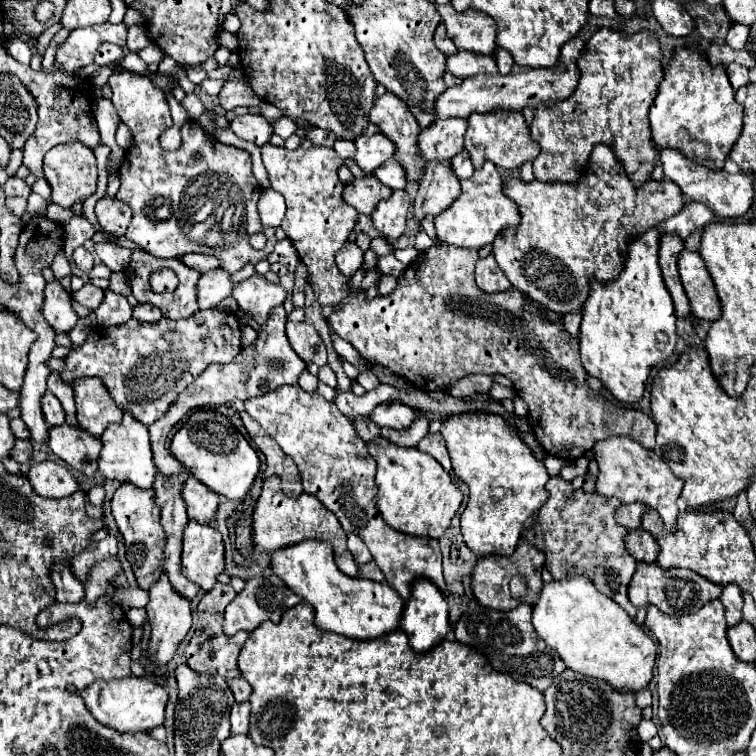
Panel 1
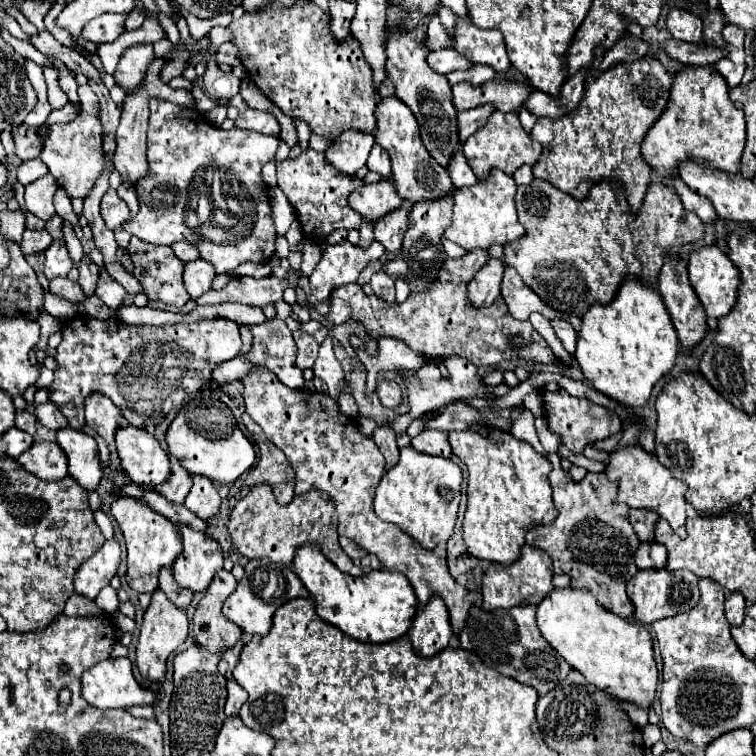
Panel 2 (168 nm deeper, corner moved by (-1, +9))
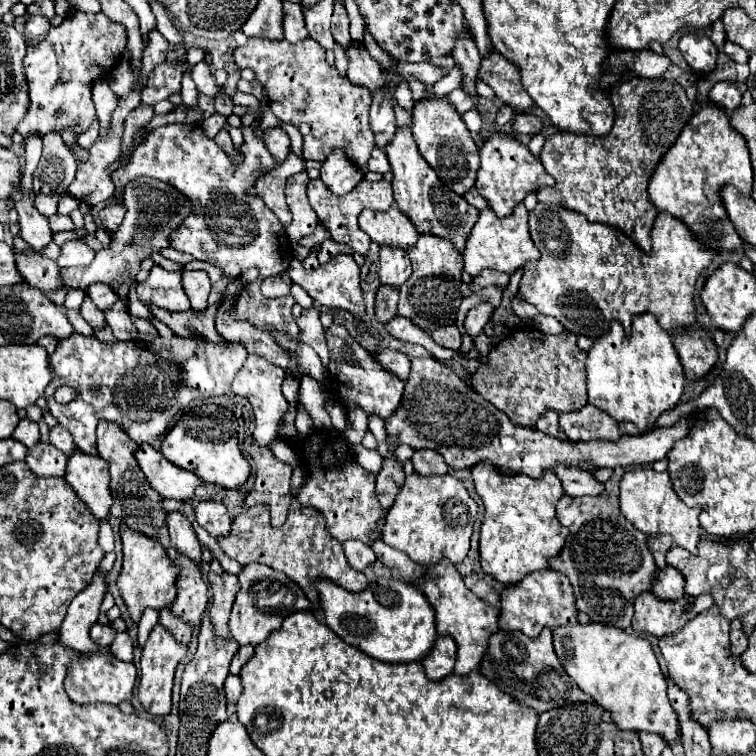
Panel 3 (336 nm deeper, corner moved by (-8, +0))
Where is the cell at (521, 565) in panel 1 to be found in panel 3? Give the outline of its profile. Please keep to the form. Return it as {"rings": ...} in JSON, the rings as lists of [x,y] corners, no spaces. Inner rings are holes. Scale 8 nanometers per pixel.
{"rings":[[[548,568],[548,572],[534,572],[532,576],[526,576],[522,584],[508,586],[502,592],[502,612],[500,612],[500,628],[508,632],[522,632],[528,638],[538,638],[542,628],[558,628],[564,624],[576,624],[578,622],[578,608],[574,600],[572,586],[568,578],[560,572],[554,572]]]}

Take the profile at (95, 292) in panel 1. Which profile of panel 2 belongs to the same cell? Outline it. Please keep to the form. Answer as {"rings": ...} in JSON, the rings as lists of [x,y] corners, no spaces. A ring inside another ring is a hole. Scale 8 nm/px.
{"rings":[[[55,279],[53,283],[49,283],[49,287],[51,287],[53,295],[59,295],[59,297],[63,297],[67,301],[73,301],[73,303],[79,303],[81,299],[85,299],[83,289],[69,279]]]}

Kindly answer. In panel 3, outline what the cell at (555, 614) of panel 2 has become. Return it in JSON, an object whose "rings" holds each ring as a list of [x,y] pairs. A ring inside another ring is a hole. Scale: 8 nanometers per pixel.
{"rings":[[[574,624],[556,628],[554,650],[568,676],[598,706],[612,714],[612,722],[620,730],[654,732],[660,734],[668,746],[676,744],[680,732],[678,714],[668,700],[666,678],[646,638],[602,624]]]}

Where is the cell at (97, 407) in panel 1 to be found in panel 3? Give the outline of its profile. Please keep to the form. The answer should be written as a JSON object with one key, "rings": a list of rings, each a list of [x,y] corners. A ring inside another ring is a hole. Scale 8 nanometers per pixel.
{"rings":[[[100,422],[98,424],[98,454],[104,458],[110,466],[110,492],[114,498],[114,504],[110,506],[110,516],[120,518],[130,530],[140,532],[148,538],[156,538],[160,528],[166,524],[168,512],[162,508],[162,496],[150,488],[146,476],[140,472],[140,466],[134,458],[134,452],[138,444],[128,438],[128,434],[118,424]]]}

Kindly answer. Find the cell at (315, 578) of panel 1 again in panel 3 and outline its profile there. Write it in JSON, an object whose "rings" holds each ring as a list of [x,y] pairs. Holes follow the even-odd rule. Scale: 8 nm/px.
{"rings":[[[376,578],[358,594],[344,592],[336,584],[320,584],[320,604],[332,632],[382,662],[420,662],[438,638],[434,608],[414,584],[404,580]]]}

